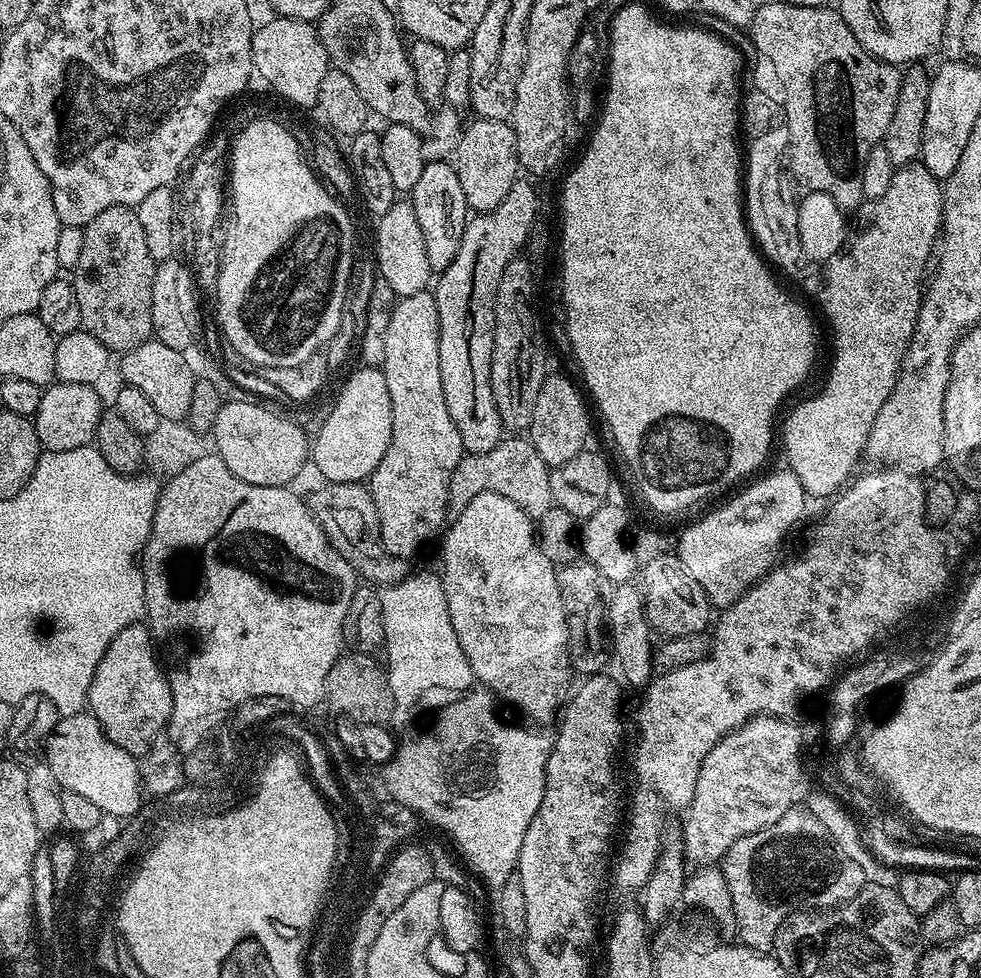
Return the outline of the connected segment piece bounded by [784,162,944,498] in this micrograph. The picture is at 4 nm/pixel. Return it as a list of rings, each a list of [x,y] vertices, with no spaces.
[[[919,162],[897,167],[893,172],[896,173],[889,178],[881,196],[873,200],[865,199],[859,205],[860,217],[856,220],[856,226],[854,222],[856,237],[854,232],[847,247],[826,268],[824,312],[832,323],[832,336],[836,339],[836,353],[832,356],[828,381],[817,396],[802,401],[784,420],[786,468],[798,478],[798,482],[802,482],[809,497],[831,497],[845,487],[857,471],[856,463],[860,456],[862,460],[865,455],[864,447],[870,438],[870,426],[874,426],[874,418],[878,418],[882,402],[890,398],[896,385],[900,363],[914,334],[926,273],[942,231],[944,189],[941,181],[936,180],[934,174],[930,174],[930,170]]]

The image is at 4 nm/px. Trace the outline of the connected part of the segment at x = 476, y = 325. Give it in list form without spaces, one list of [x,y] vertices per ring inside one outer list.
[[[520,184],[513,188],[510,194],[506,194],[506,198],[498,202],[494,210],[475,213],[464,228],[458,254],[454,254],[454,262],[450,262],[450,266],[446,266],[446,270],[439,273],[435,281],[436,288],[434,284],[440,323],[438,358],[442,370],[442,394],[446,398],[446,410],[450,410],[450,418],[454,426],[458,426],[458,434],[462,438],[462,446],[467,454],[486,454],[486,450],[494,450],[494,446],[498,446],[502,439],[500,415],[492,393],[494,302],[500,281],[496,271],[504,264],[506,258],[511,257],[512,249],[516,249],[517,244],[520,244],[524,233],[534,230],[538,216],[535,212],[536,202],[533,196],[530,189]]]

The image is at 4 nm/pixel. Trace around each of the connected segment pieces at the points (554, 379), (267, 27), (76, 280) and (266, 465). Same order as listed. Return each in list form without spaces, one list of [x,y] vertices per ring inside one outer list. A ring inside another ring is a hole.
[[[550,374],[544,379],[542,390],[538,390],[538,402],[534,402],[534,414],[532,415],[532,420],[528,423],[526,432],[531,439],[534,450],[538,450],[538,454],[542,454],[542,462],[546,462],[549,469],[562,466],[562,462],[570,462],[570,458],[574,458],[580,452],[585,451],[587,444],[584,443],[588,440],[589,405],[582,395],[581,389],[577,388],[566,377]]]
[[[285,16],[271,19],[253,31],[256,62],[267,81],[272,81],[276,88],[293,100],[308,104],[316,96],[318,86],[322,86],[322,78],[326,78],[330,67],[317,25],[308,20],[291,20]]]
[[[127,204],[110,206],[84,225],[83,231],[82,254],[70,276],[71,286],[77,295],[83,331],[94,334],[94,338],[98,338],[98,342],[102,342],[109,353],[123,354],[134,350],[134,346],[142,346],[142,342],[153,335],[152,291],[158,263],[146,247],[146,237],[142,234],[136,209]]]
[[[252,400],[221,403],[210,436],[216,439],[215,455],[220,456],[242,482],[283,488],[291,485],[291,480],[303,470],[304,460],[306,464],[310,456],[310,441],[299,423],[296,425],[263,406]]]

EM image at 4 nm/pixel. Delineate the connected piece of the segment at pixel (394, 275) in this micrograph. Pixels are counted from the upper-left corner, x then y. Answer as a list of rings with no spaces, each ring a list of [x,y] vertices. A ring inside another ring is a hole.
[[[397,199],[396,203],[390,206],[390,210],[386,210],[386,214],[378,217],[374,227],[375,267],[378,269],[379,279],[388,284],[398,298],[425,291],[434,273],[430,258],[426,258],[426,242],[422,239],[418,218],[414,215],[414,206],[407,199]]]

